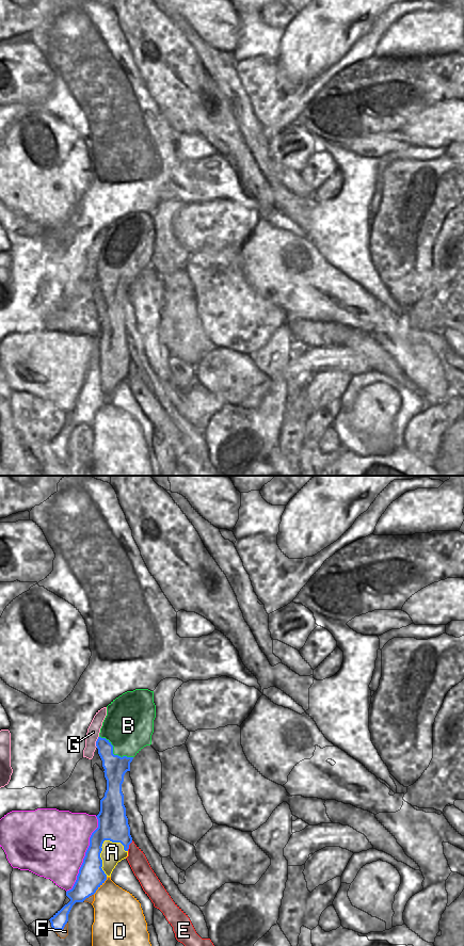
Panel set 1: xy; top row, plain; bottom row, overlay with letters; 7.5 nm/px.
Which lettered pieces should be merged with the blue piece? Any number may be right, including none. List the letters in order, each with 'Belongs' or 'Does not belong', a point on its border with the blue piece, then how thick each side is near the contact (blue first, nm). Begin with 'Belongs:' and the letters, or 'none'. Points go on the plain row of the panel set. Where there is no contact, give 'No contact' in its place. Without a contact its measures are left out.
Belongs: none
A: Does not belong. Touches blue at xy (101, 372). Thickness 220 nm (blue) against 160 nm
B: Does not belong. Touches blue at xy (112, 275). Thickness 170 nm (blue) against 380 nm
C: Does not belong. Touches blue at xy (85, 377). Thickness 200 nm (blue) against 480 nm
D: Does not belong. Touches blue at xy (101, 406). Thickness 200 nm (blue) against 360 nm
E: Does not belong. Touches blue at xy (128, 368). Thickness 220 nm (blue) against 140 nm
F: Does not belong. Touches blue at xy (61, 451). Thickness 120 nm (blue) against 70 nm
G: Does not belong. Touches blue at xy (96, 263). Thickness 170 nm (blue) against 100 nm

